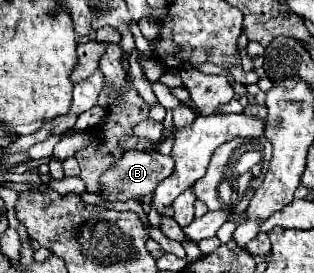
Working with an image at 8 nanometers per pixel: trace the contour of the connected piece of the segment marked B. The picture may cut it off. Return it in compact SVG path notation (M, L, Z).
M126 150L120 160L116 160L104 174L102 174L102 190L100 198L104 202L128 202L138 200L146 194L152 194L156 186L170 176L174 170L174 160L160 152L140 152L140 150Z

